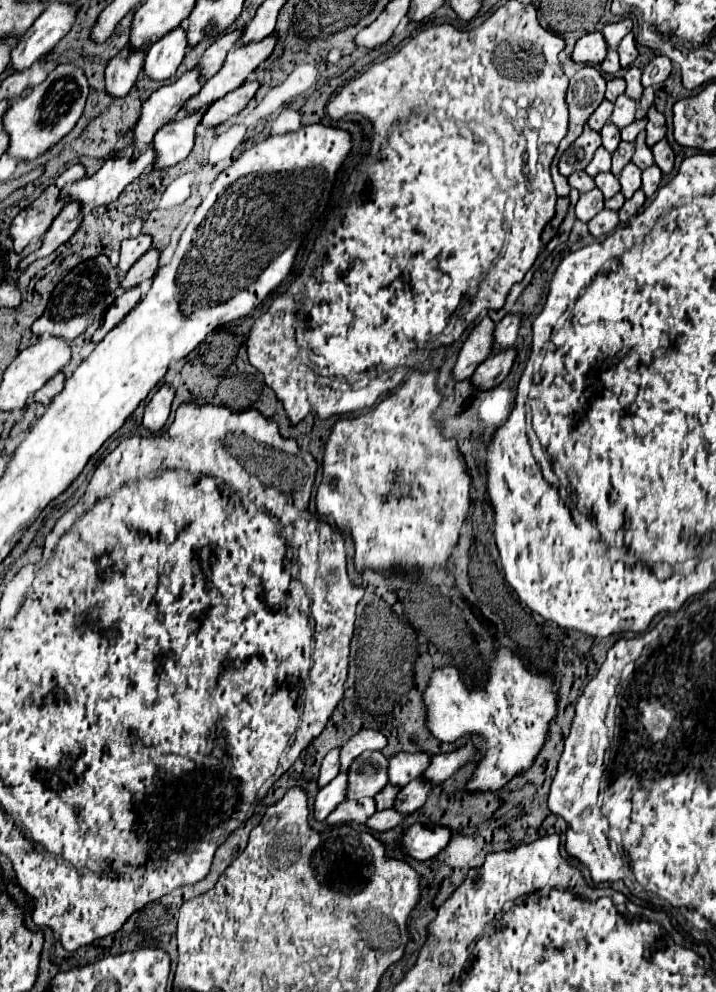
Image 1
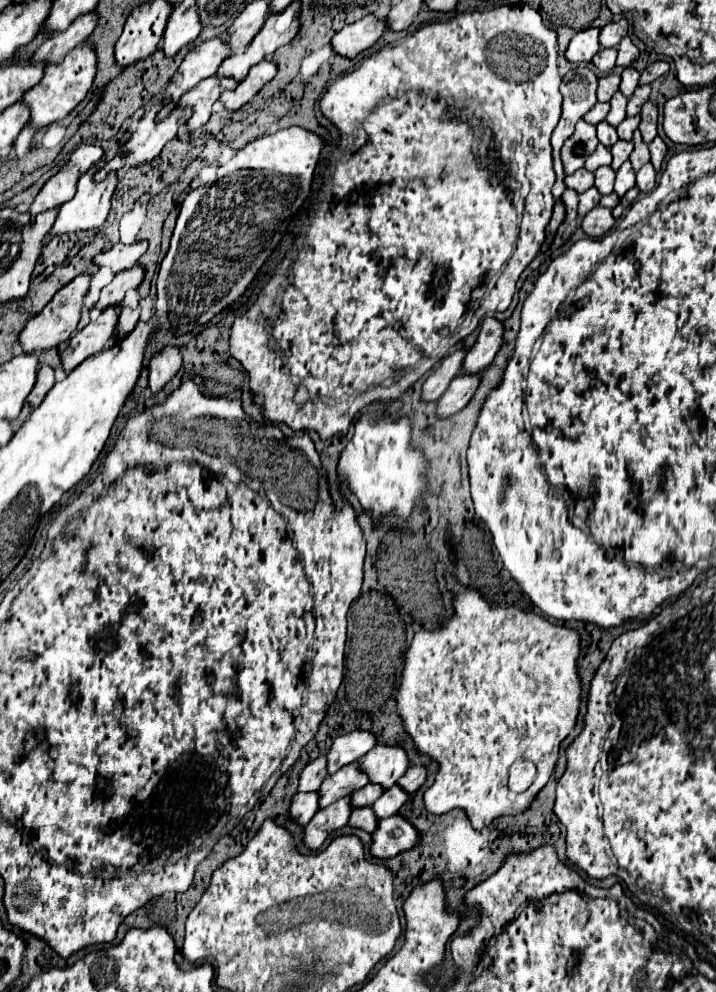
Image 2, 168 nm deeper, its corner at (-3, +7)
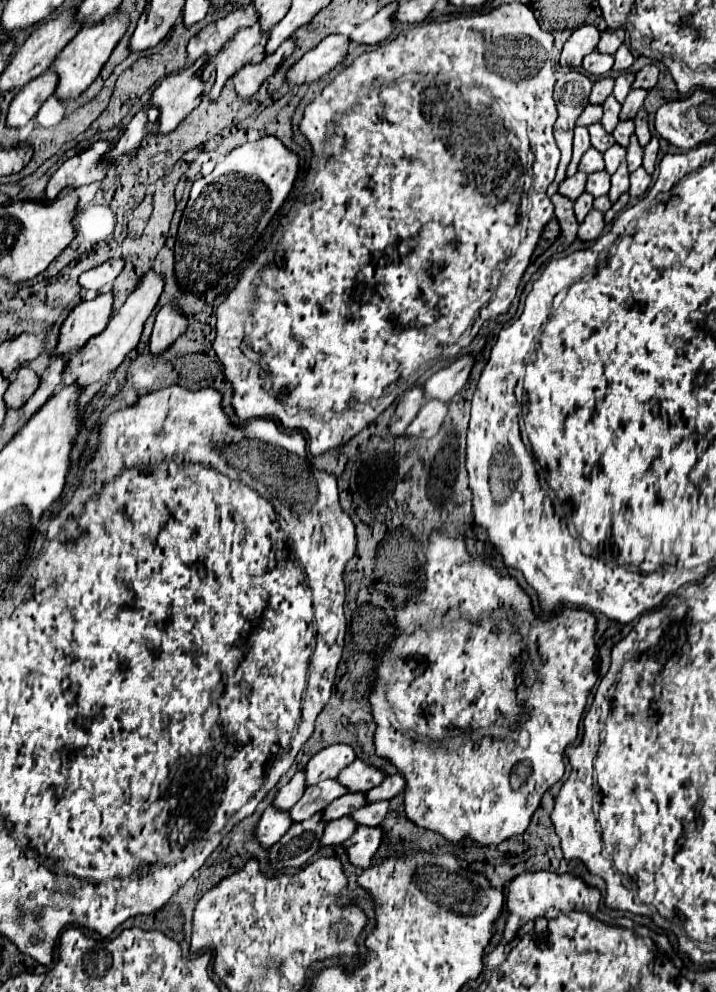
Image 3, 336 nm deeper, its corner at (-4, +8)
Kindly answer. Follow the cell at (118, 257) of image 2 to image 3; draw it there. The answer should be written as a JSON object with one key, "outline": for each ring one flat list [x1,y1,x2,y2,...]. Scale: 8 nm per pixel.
{"outline":[[111,258,105,264,83,272,79,276,79,286,85,290,91,290,91,292,101,292,113,284,113,280,119,276,121,270,123,270,123,260]]}

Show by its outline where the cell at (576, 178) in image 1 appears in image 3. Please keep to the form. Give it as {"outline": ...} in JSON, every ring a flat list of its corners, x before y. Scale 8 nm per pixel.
{"outline":[[577,172,575,176,571,176,571,178,565,178,561,184,559,184,559,194,561,196,565,196,565,198,569,198,569,200,577,200,583,192,585,192,585,180,587,180,587,174,583,174,583,172]]}

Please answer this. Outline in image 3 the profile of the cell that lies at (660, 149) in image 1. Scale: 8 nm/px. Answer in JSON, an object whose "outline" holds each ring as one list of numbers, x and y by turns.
{"outline":[[653,136,651,142,645,146,645,154,643,154,643,168,647,170,647,174,653,174,653,170,655,170,657,150,659,150,659,140]]}

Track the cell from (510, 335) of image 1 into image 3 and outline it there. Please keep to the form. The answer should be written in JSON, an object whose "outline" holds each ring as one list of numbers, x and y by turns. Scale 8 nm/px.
{"outline":[[463,356,463,358,455,360,453,364,431,374,427,378,427,382,423,384,425,400,429,402,429,400,437,398,439,402,449,402,459,390,463,390,473,364,475,364,473,356]]}

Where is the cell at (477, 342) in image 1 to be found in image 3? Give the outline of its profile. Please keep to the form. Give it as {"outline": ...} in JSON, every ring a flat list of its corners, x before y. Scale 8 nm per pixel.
{"outline":[[415,386,415,388,407,390,401,396,401,400,399,400,397,408,395,408,395,414,389,420,389,432,391,432,393,438,397,438,397,436,401,436,405,432,405,428,417,416,417,412,419,412,419,408,421,408,423,402,425,400,421,396,421,386]]}

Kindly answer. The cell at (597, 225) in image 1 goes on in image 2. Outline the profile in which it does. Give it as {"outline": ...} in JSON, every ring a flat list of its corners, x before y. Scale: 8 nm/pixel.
{"outline":[[594,207,582,221,582,229,586,231,586,235,596,239,606,235,612,229,612,225,614,225,614,217,608,207]]}

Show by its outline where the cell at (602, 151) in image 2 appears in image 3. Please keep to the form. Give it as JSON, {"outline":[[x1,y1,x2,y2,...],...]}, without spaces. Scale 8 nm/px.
{"outline":[[589,148,589,150,583,154,581,162,579,162,579,170,585,172,585,174,593,174,593,172,603,170,603,160,601,160,601,156,603,156,601,152,597,152,595,148]]}

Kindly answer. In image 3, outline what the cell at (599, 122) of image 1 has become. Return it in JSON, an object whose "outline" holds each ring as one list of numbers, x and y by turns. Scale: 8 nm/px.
{"outline":[[589,104,589,106,585,106,583,114,579,116,577,126,591,126,591,124,595,124,595,122,599,122,599,120,601,120,601,106]]}

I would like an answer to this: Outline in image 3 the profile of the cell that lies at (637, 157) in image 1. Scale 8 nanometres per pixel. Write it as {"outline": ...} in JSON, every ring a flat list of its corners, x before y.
{"outline":[[633,134,631,136,631,144,627,146,627,166,629,166,629,172,637,170,643,162,643,148,637,144,637,136]]}

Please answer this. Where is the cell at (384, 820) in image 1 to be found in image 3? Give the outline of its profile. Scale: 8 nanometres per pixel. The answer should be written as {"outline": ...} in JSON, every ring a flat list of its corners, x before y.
{"outline":[[345,816,341,820,333,820,333,824,325,826,321,836,321,846,339,846,355,832,355,824]]}

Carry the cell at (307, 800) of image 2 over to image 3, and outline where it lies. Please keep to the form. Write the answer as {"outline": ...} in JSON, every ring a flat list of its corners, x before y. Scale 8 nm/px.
{"outline":[[267,808,255,826,255,838,263,848,269,848,285,834,285,830,289,830,289,826,289,812,273,812,273,808]]}

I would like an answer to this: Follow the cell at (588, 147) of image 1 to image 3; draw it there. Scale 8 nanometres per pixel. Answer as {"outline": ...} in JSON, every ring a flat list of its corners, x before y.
{"outline":[[577,126,575,128,575,140,573,140,573,158,571,158,571,164,567,168,567,176,573,176,577,172,579,160,581,160,583,152,587,152,587,148,591,148,589,132,587,132,585,126]]}

